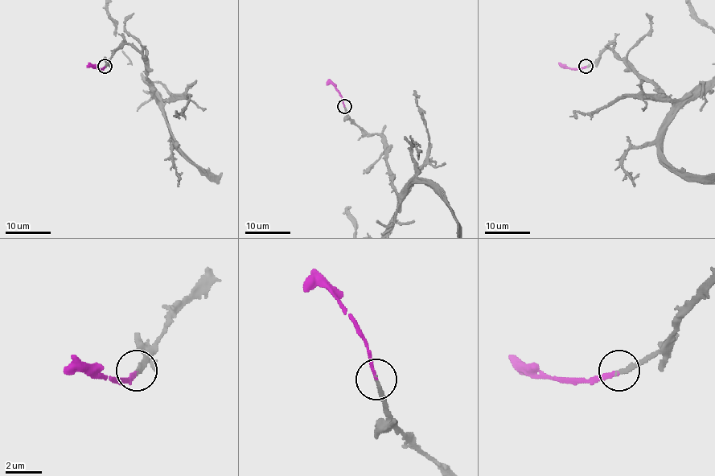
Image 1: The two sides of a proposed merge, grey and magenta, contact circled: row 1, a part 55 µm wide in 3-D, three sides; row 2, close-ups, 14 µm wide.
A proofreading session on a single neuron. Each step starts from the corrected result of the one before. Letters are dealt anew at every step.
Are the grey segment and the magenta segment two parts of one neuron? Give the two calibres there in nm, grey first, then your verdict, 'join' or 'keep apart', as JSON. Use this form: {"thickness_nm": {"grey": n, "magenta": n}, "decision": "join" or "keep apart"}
{"thickness_nm": {"grey": 200, "magenta": 180}, "decision": "join"}

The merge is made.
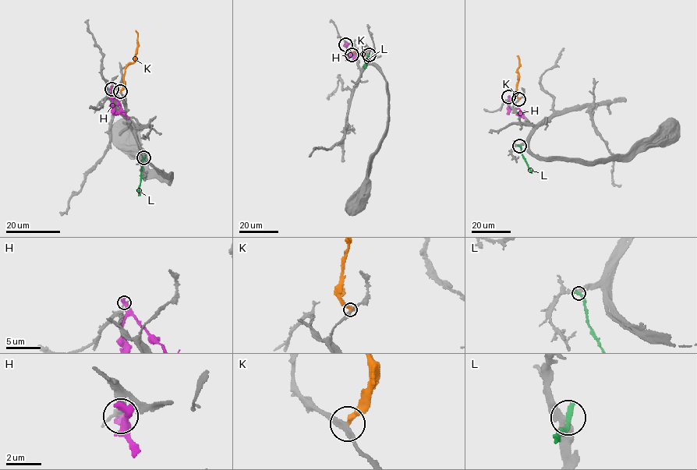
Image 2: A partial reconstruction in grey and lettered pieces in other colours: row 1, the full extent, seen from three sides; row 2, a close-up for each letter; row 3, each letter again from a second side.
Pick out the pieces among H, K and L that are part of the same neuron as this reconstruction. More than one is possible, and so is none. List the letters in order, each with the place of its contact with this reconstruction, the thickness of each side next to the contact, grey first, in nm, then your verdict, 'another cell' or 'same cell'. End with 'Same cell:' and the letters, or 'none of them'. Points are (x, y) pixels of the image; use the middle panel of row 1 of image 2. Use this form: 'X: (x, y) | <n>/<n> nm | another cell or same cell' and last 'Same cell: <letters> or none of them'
H: (345, 44) | 240/480 nm | another cell
K: (352, 54) | 240/380 nm | another cell
L: (369, 54) | 300/380 nm | another cell
Same cell: none of them

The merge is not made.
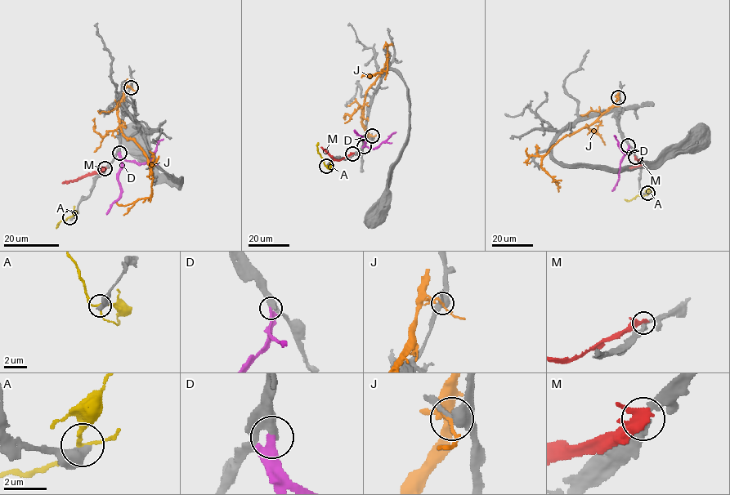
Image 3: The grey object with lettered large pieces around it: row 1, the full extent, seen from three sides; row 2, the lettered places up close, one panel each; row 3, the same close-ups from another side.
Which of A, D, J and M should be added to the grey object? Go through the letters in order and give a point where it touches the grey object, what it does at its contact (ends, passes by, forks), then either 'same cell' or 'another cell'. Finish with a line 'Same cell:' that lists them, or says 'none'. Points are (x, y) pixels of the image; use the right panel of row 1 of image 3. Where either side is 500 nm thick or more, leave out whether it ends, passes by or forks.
A: contact (647, 193); another cell
D: contact (628, 145); same cell
J: contact (618, 97); it passes by; another cell
M: contact (635, 157); it passes by; another cell
Same cell: D

